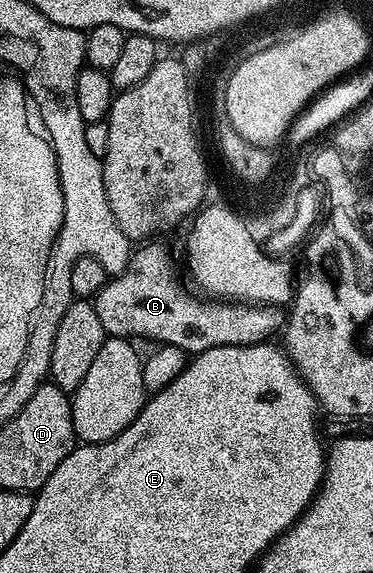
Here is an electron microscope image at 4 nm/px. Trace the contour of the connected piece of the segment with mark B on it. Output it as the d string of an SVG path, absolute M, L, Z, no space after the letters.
M146 242L139 245L132 253L130 262L124 273L113 277L111 280L105 281L103 287L96 292L92 298L92 303L95 306L95 313L98 314L98 320L102 323L102 328L105 335L122 337L124 339L137 338L140 336L142 338L148 338L154 340L156 344L161 345L172 345L176 349L180 349L185 354L193 356L198 353L204 353L206 350L217 349L218 346L236 346L236 345L254 345L265 343L276 330L277 332L283 327L285 323L286 316L279 307L275 305L251 305L249 303L239 303L239 302L223 302L220 300L209 300L206 298L200 298L198 300L194 295L186 292L180 285L178 285L178 268L176 262L171 254L171 252L164 246L156 244L160 242Z

